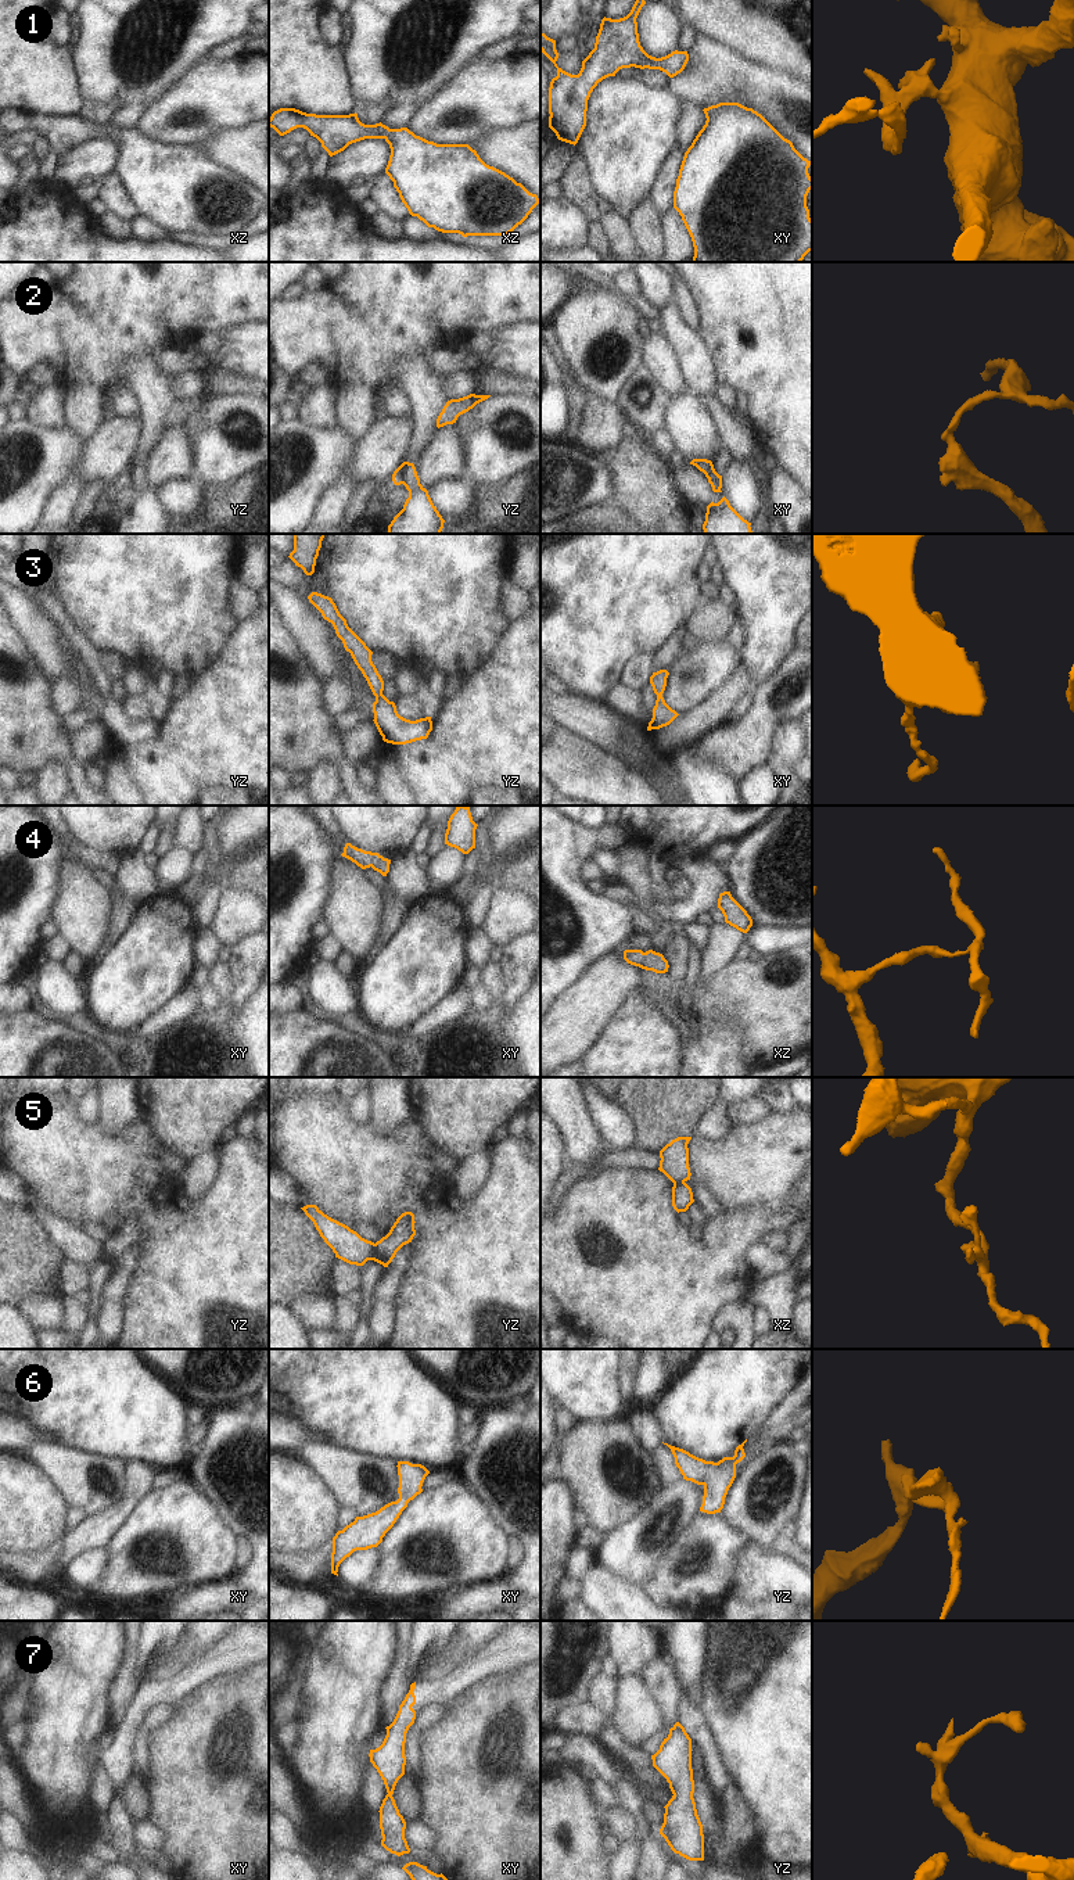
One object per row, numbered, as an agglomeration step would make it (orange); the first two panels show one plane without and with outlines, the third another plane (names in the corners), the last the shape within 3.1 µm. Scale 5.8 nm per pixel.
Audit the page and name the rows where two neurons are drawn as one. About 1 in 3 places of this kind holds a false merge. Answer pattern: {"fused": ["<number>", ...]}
{"fused": ["2", "5"]}

